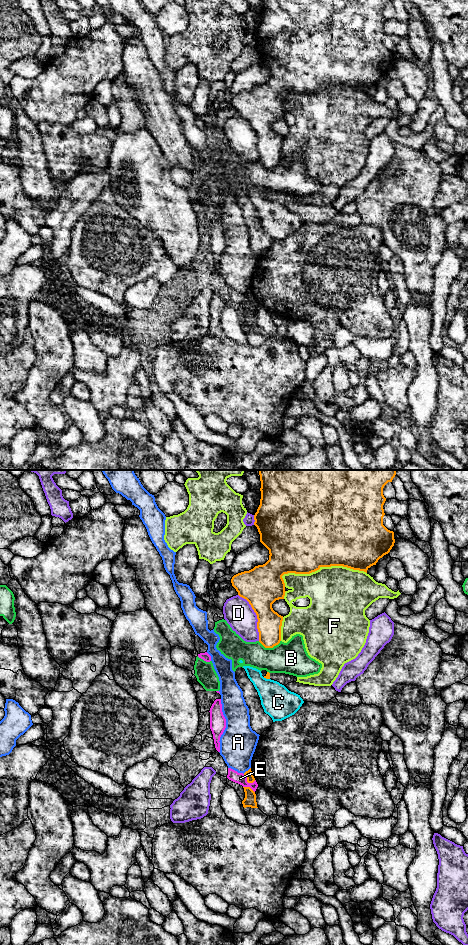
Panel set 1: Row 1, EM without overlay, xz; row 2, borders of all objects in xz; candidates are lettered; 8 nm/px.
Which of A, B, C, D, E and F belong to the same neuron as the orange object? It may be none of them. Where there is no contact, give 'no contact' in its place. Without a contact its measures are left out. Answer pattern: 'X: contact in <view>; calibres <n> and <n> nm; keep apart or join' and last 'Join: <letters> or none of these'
A: contact in xz; calibres 60 and 300 nm; keep apart
B: contact in xz; calibres 190 and 260 nm; keep apart
C: contact in xz; calibres 40 and 260 nm; keep apart
D: contact in xz; calibres 320 and 240 nm; keep apart
E: contact in xz; calibres 60 and 90 nm; keep apart
F: contact in xz; calibres 500 and 440 nm; keep apart
Join: none of these

